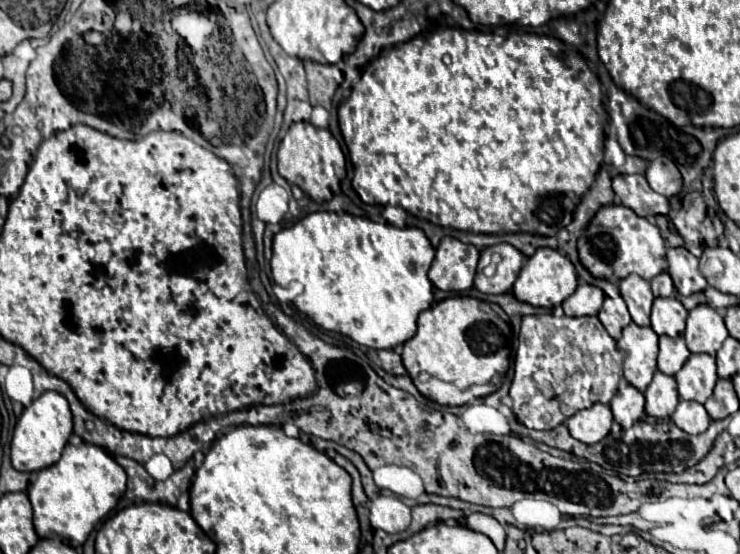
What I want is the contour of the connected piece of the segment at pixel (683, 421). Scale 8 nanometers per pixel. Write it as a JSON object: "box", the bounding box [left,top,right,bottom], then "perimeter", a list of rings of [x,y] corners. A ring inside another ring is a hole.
{"box":[671,401,711,435],"perimeter":[[[679,401],[671,419],[679,429],[683,429],[689,435],[703,433],[711,423],[707,409],[697,401]]]}

